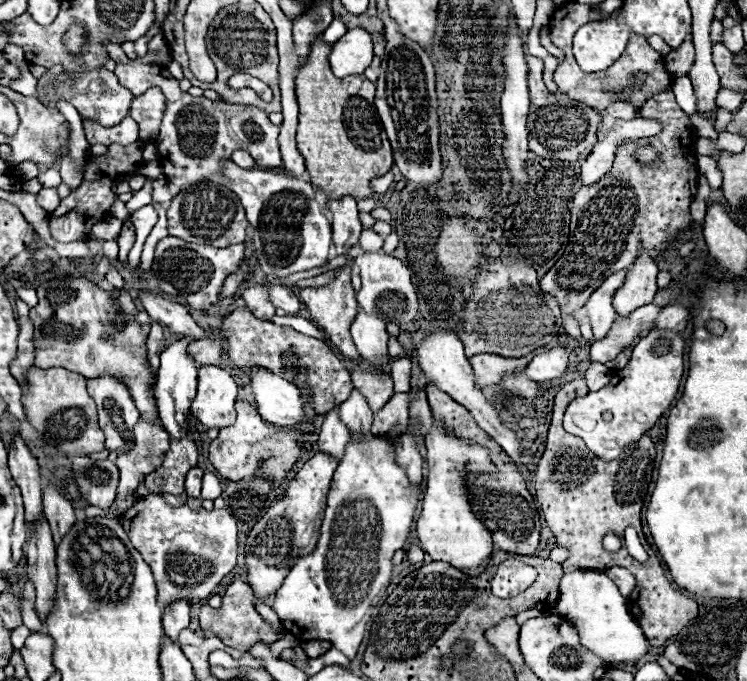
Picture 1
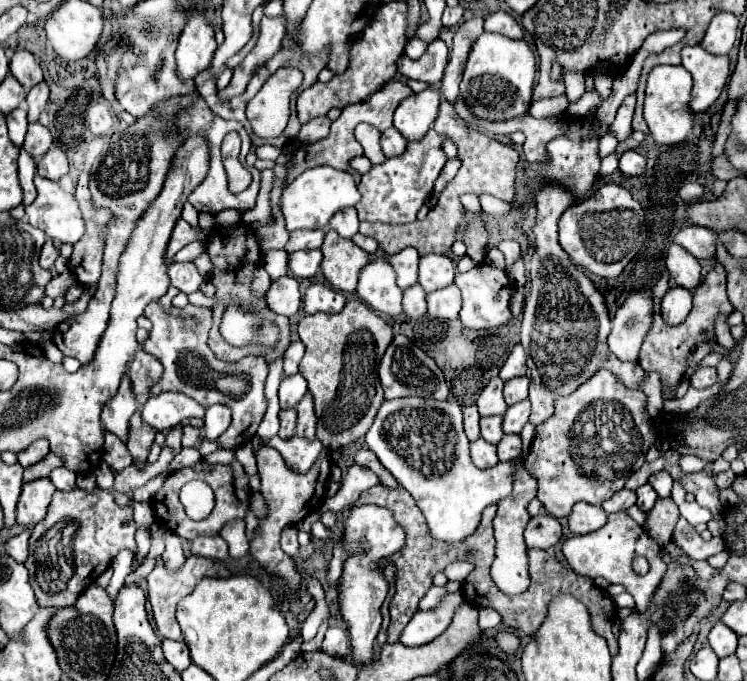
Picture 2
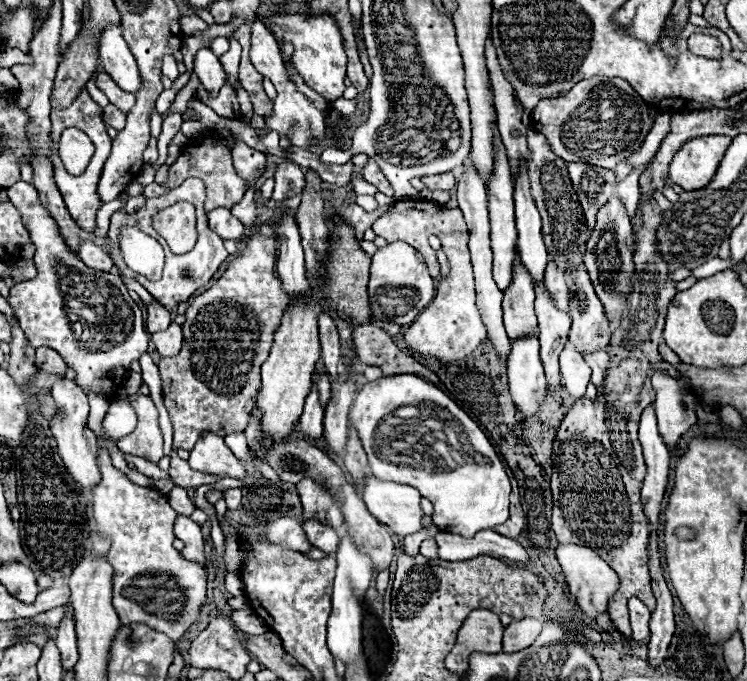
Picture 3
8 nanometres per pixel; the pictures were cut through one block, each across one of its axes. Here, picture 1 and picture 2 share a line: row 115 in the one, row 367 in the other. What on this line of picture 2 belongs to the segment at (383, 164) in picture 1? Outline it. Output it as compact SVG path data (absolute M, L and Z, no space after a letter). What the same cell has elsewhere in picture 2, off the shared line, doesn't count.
M350 300L340 314L318 312L312 316L304 316L298 322L298 334L300 340L306 344L306 354L300 362L300 374L306 378L308 390L314 396L314 408L318 416L318 440L324 444L324 448L338 450L340 446L346 446L368 432L372 418L382 404L382 386L376 378L376 370L384 350L392 342L392 328L386 320L380 320L380 316L364 302Z

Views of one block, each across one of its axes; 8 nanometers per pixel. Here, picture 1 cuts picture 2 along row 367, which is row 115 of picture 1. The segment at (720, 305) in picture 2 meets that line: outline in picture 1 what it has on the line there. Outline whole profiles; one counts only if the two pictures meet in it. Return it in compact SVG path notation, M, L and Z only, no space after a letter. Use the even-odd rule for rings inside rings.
M672 92L648 98L640 111L643 118L657 119L662 124L662 132L646 140L642 138L622 144L616 152L612 170L596 184L582 186L576 192L566 250L540 280L542 292L556 296L562 312L576 312L612 272L630 268L640 244L644 244L652 258L662 256L662 252L674 242L674 236L690 224L688 206L698 184L694 128L690 118L676 104ZM644 146L652 146L658 152L660 162L636 162L634 152Z

